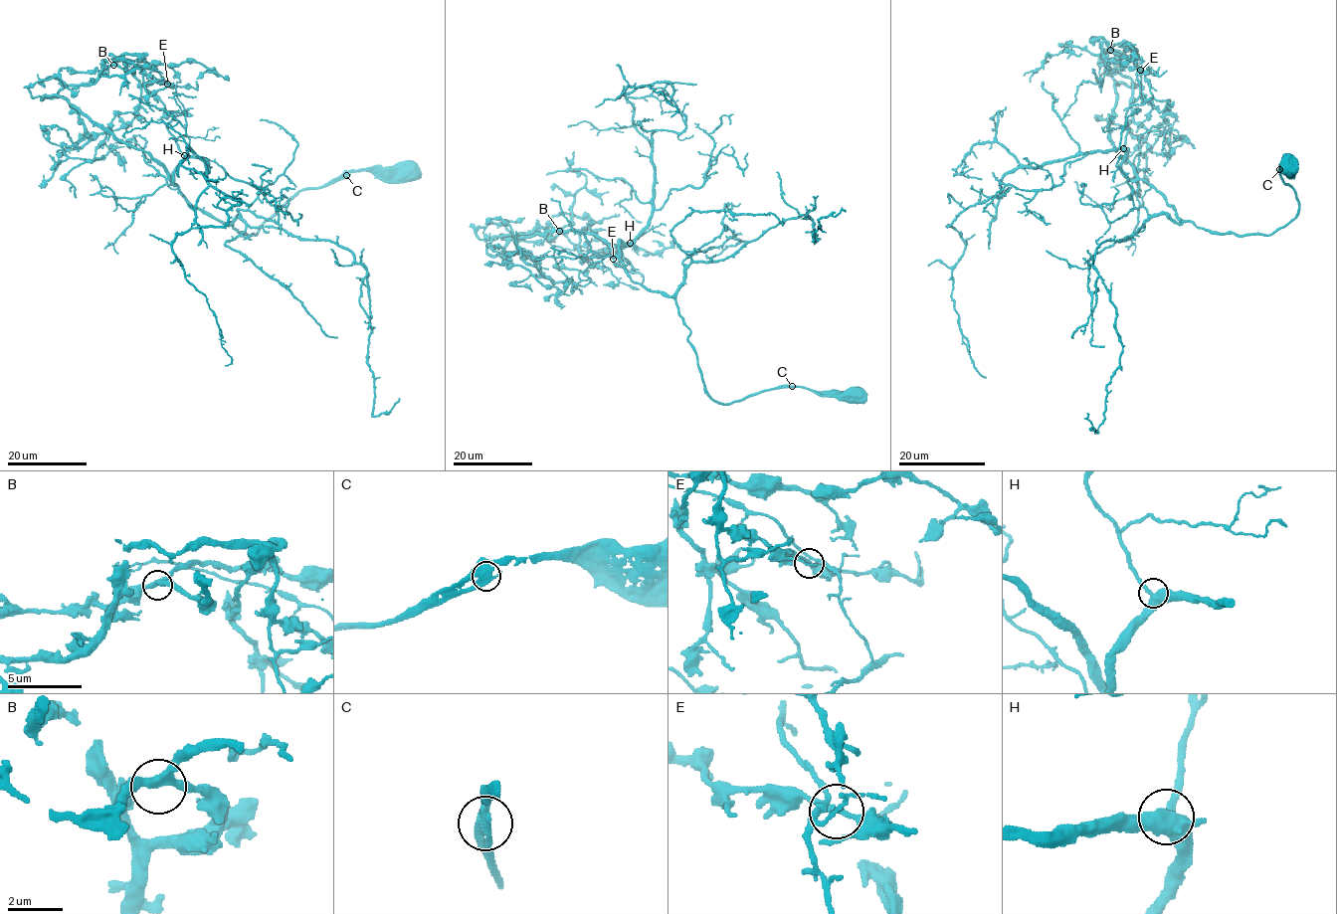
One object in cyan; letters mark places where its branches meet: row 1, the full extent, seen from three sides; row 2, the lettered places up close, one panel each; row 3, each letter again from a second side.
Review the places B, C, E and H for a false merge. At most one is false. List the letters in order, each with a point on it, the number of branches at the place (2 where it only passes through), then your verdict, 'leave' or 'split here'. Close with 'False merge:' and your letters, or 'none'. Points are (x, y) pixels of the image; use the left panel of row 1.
B: (113, 65) | 3 | leave
C: (346, 175) | 4 | leave
E: (167, 84) | 4 | leave
H: (184, 155) | 4 | leave
False merge: none

